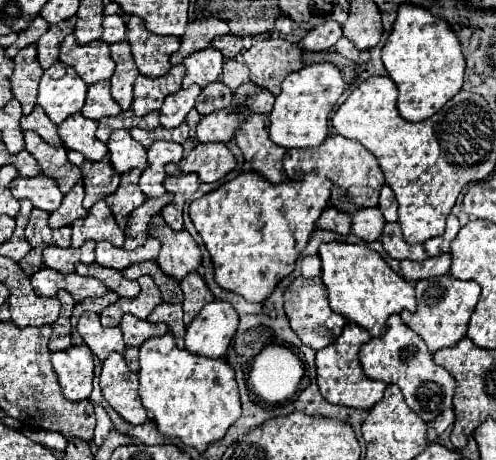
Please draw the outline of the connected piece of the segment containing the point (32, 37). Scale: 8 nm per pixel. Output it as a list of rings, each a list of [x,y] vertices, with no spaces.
[[[36,16],[26,30],[18,32],[18,40],[16,40],[12,46],[6,48],[6,56],[8,56],[8,58],[14,58],[14,56],[18,54],[18,50],[22,50],[24,46],[30,46],[30,44],[38,42],[38,38],[40,38],[46,30],[48,30],[48,22],[46,22],[42,16]]]

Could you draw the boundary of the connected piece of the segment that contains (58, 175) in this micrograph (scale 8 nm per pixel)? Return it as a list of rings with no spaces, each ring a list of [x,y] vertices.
[[[24,132],[24,138],[26,138],[26,150],[42,166],[42,174],[54,178],[60,186],[60,192],[68,194],[72,186],[80,180],[80,168],[68,162],[66,148],[54,148],[34,132]]]

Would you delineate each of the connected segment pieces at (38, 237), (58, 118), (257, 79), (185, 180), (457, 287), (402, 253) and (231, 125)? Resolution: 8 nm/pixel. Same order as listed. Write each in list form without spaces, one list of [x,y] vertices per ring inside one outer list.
[[[34,208],[26,226],[26,238],[30,246],[60,246],[68,248],[70,246],[70,228],[50,228],[48,226],[48,212]]]
[[[56,62],[42,74],[38,104],[54,124],[60,124],[64,118],[82,110],[86,92],[88,86],[82,78],[78,78],[78,74],[64,62]]]
[[[262,38],[242,54],[250,68],[250,82],[280,94],[280,82],[286,74],[300,70],[302,50],[282,38]]]
[[[190,172],[190,174],[180,174],[180,176],[168,176],[164,180],[164,188],[188,200],[198,190],[198,174]]]
[[[436,276],[436,278],[424,278],[416,282],[416,298],[418,298],[418,310],[406,312],[402,310],[400,316],[406,326],[410,326],[428,346],[428,350],[434,354],[440,348],[454,346],[458,340],[466,336],[468,320],[474,312],[474,306],[480,298],[480,286],[474,280],[456,280],[454,276]]]
[[[386,224],[384,226],[384,232],[382,232],[382,238],[380,238],[384,250],[388,256],[396,258],[396,260],[424,260],[426,258],[426,252],[422,248],[422,244],[408,244],[404,242],[402,238],[402,230],[398,224]]]
[[[218,110],[208,116],[202,116],[202,120],[196,126],[196,138],[202,144],[208,142],[230,142],[234,132],[240,128],[240,120],[230,110]]]

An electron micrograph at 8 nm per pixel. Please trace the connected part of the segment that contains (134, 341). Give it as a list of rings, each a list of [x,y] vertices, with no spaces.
[[[126,314],[120,322],[120,330],[124,332],[124,342],[126,342],[126,352],[124,352],[124,358],[126,358],[126,364],[132,372],[138,372],[140,366],[138,366],[138,348],[144,340],[152,338],[152,336],[162,336],[168,332],[168,328],[164,324],[154,324],[154,322],[148,322],[148,320],[138,320],[136,316],[130,316]]]

